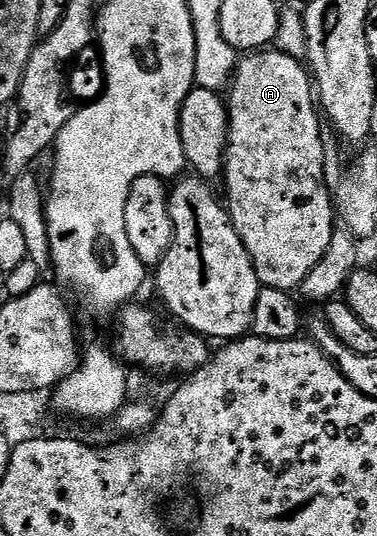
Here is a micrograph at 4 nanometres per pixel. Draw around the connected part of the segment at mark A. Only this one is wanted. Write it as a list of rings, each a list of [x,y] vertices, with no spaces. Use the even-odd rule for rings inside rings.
[[[259,50],[241,57],[229,92],[230,136],[226,139],[224,181],[230,220],[244,242],[244,250],[248,250],[248,258],[252,258],[259,285],[290,292],[301,286],[312,266],[324,258],[336,223],[335,202],[326,183],[327,141],[322,140],[312,76],[299,57],[277,50]]]

